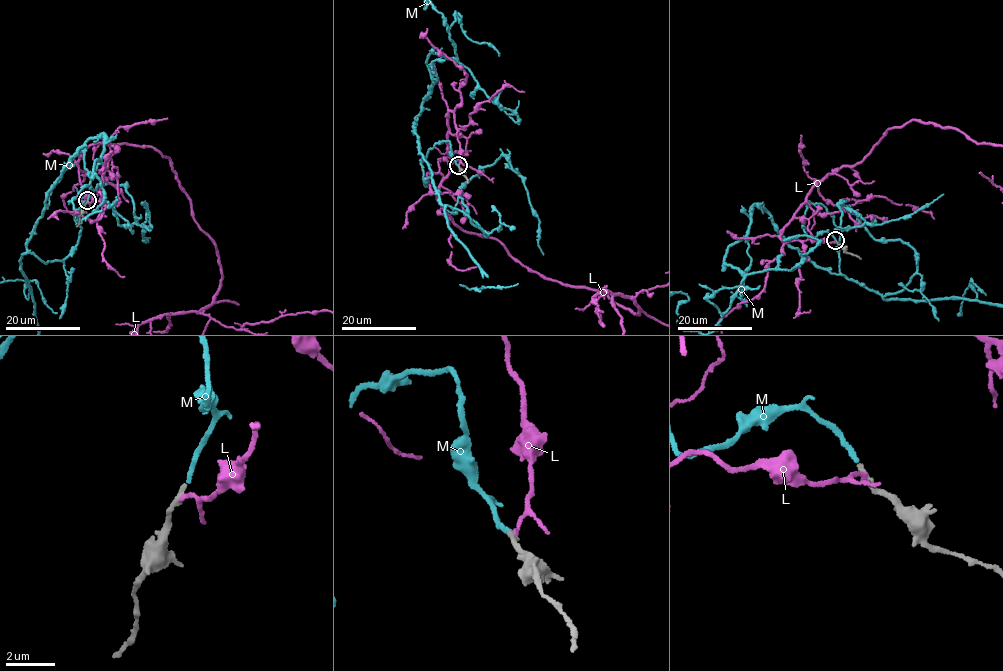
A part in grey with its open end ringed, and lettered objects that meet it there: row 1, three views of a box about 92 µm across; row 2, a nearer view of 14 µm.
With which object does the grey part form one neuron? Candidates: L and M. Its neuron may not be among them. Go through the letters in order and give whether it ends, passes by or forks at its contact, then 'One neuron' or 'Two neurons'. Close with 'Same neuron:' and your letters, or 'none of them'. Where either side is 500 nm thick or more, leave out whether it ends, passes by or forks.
L: It ends there. Two neurons
M: It ends there. One neuron
Same neuron: M

